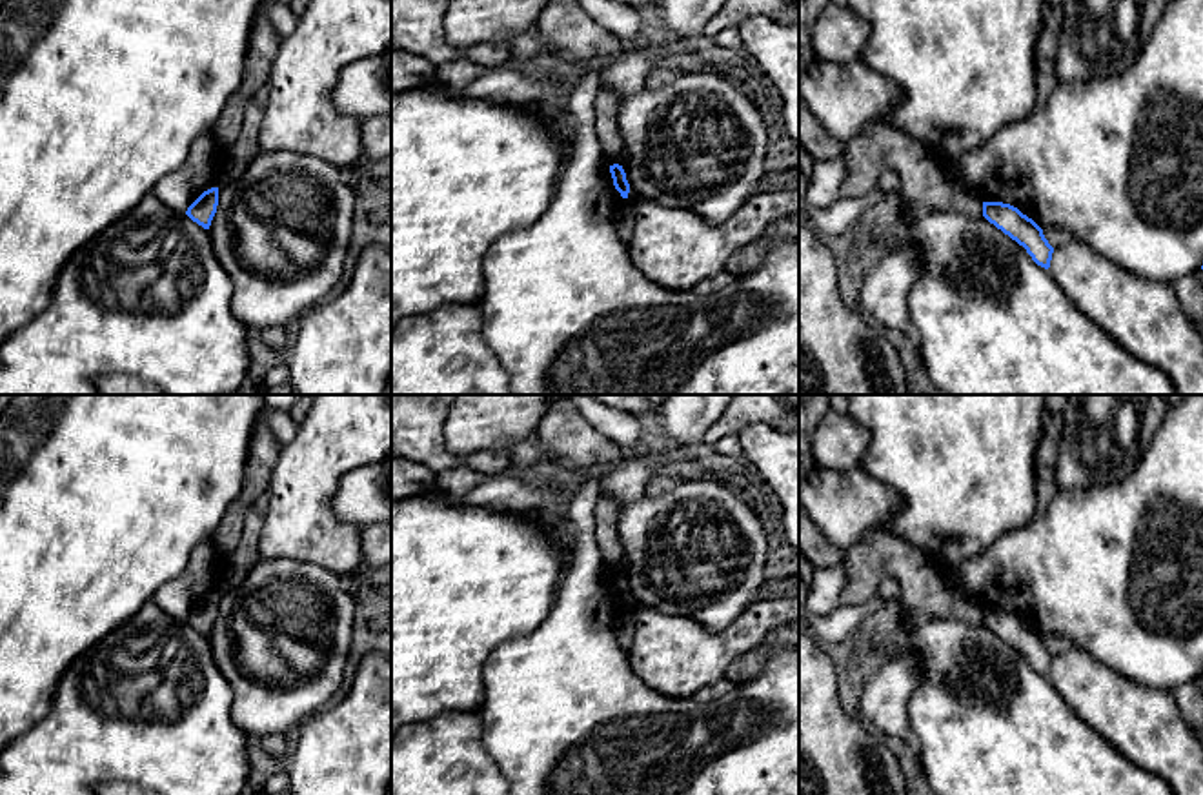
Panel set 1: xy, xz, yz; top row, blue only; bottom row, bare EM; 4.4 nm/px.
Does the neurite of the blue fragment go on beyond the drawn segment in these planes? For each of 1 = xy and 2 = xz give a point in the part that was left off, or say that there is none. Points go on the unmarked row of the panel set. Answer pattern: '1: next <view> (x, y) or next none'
1: next none
2: next none

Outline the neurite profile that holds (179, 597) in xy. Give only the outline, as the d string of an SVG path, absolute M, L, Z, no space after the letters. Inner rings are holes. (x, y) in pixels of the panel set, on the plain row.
M211 540L195 546L186 569L158 588L153 602L171 619L186 622L204 599L217 595L218 559Z

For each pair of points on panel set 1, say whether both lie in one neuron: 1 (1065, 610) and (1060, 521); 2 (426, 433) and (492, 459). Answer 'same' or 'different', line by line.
1: same
2: same

